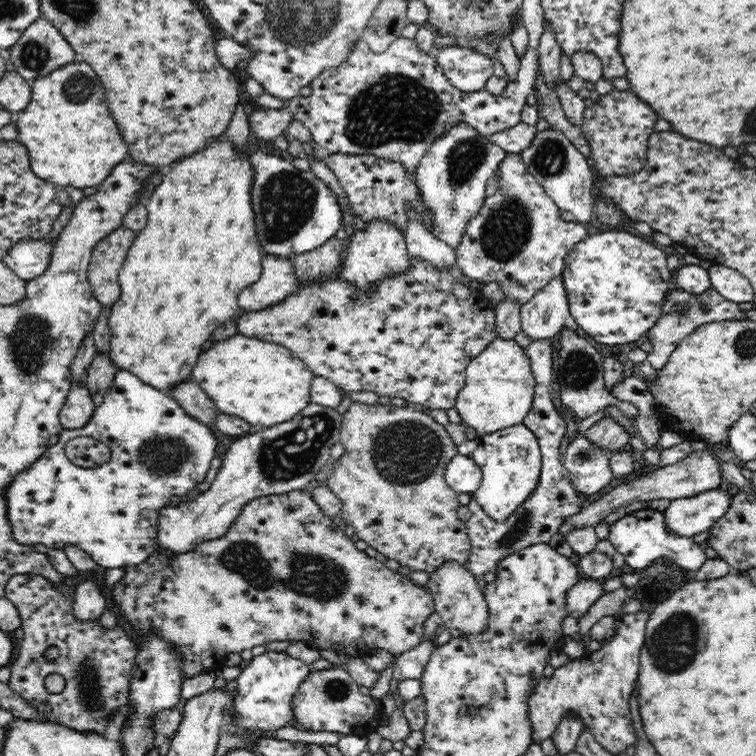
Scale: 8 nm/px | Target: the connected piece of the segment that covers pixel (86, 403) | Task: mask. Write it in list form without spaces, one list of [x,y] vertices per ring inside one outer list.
[[[71,386],[66,402],[61,408],[59,419],[64,429],[82,428],[94,414],[92,394],[87,386]]]

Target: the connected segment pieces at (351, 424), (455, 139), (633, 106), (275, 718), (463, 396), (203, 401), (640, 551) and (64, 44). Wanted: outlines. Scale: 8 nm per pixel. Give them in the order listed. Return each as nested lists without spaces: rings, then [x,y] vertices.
[[[352,402],[348,410],[342,414],[340,442],[345,448],[345,452],[337,461],[333,462],[332,473],[325,474],[321,478],[321,481],[327,485],[330,491],[340,498],[343,505],[342,511],[340,512],[340,514],[342,514],[343,526],[350,525],[356,529],[354,539],[368,543],[369,551],[381,559],[394,559],[398,561],[402,567],[408,567],[413,572],[426,571],[428,575],[434,574],[446,561],[456,561],[465,566],[465,564],[469,563],[469,554],[472,550],[465,523],[459,520],[457,516],[457,508],[460,506],[458,502],[459,493],[445,481],[446,466],[458,454],[458,449],[444,427],[445,426],[434,421],[430,415],[423,411],[416,411],[410,406],[382,405],[377,402],[374,404]]]
[[[465,122],[454,124],[448,132],[442,134],[442,137],[436,138],[432,142],[425,152],[425,156],[420,160],[414,177],[421,200],[425,202],[425,206],[430,210],[431,233],[436,238],[443,240],[453,249],[460,244],[470,218],[474,218],[478,214],[478,210],[482,208],[483,202],[489,193],[487,190],[489,178],[497,172],[499,166],[505,163],[507,158],[508,152],[500,146],[492,144],[489,137],[478,134],[473,126],[465,124]]]
[[[613,89],[610,94],[600,96],[600,102],[596,102],[596,104],[587,103],[579,129],[587,140],[590,152],[589,158],[592,160],[594,170],[605,177],[612,175],[633,175],[640,172],[647,160],[648,137],[655,131],[654,123],[658,119],[658,114],[632,92],[622,92]]]
[[[268,651],[253,657],[237,677],[237,692],[234,693],[234,718],[238,726],[246,730],[278,730],[294,721],[292,705],[294,694],[302,681],[309,675],[311,667],[298,658],[293,658],[285,651]]]
[[[497,336],[468,363],[465,370],[465,383],[462,390],[458,392],[455,407],[463,422],[474,428],[478,436],[482,436],[522,423],[532,408],[534,386],[536,381],[532,375],[530,357],[526,354],[526,349],[522,349],[514,339]]]
[[[186,381],[170,388],[169,396],[174,397],[178,404],[192,417],[205,425],[213,426],[218,408],[210,402],[208,395],[194,381]]]
[[[652,511],[637,512],[616,520],[610,525],[607,540],[625,556],[625,562],[634,570],[647,568],[653,560],[662,557],[674,561],[680,568],[696,572],[708,560],[704,545],[696,544],[693,538],[670,533],[664,523],[664,514]]]
[[[44,16],[26,27],[18,43],[6,51],[5,55],[14,64],[14,70],[29,82],[42,78],[50,74],[50,72],[54,72],[54,70],[58,70],[64,65],[73,64],[76,61],[76,55],[71,45]]]

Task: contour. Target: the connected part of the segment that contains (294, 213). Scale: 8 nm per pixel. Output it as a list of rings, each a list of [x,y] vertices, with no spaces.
[[[255,142],[248,143],[253,168],[251,203],[255,227],[264,253],[292,258],[322,246],[342,231],[342,208],[336,194],[312,171],[296,169],[291,162],[264,154]]]

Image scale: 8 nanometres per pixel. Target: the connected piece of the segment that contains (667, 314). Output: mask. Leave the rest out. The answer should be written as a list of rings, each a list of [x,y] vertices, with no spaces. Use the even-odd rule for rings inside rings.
[[[676,287],[667,292],[666,300],[662,304],[660,318],[654,323],[654,326],[646,333],[647,340],[651,349],[647,352],[647,360],[656,369],[660,370],[666,362],[672,351],[682,342],[690,333],[693,333],[699,326],[711,323],[722,322],[726,320],[746,320],[746,314],[739,308],[739,304],[726,300],[719,292],[710,287],[702,294],[690,294],[681,288]],[[678,305],[688,305],[685,313],[673,311],[673,307]]]

